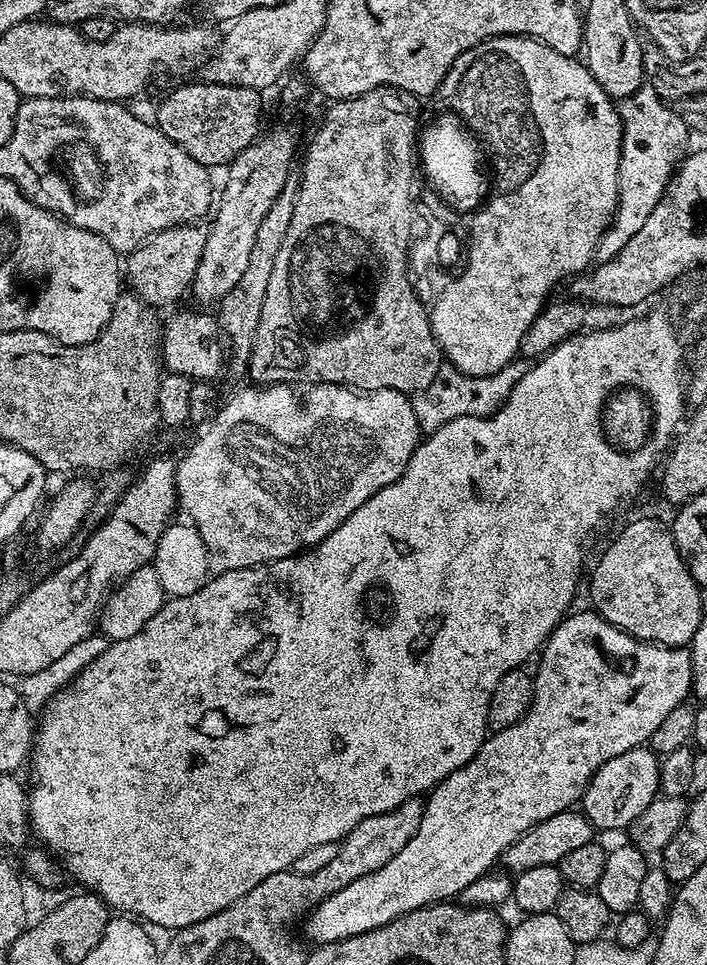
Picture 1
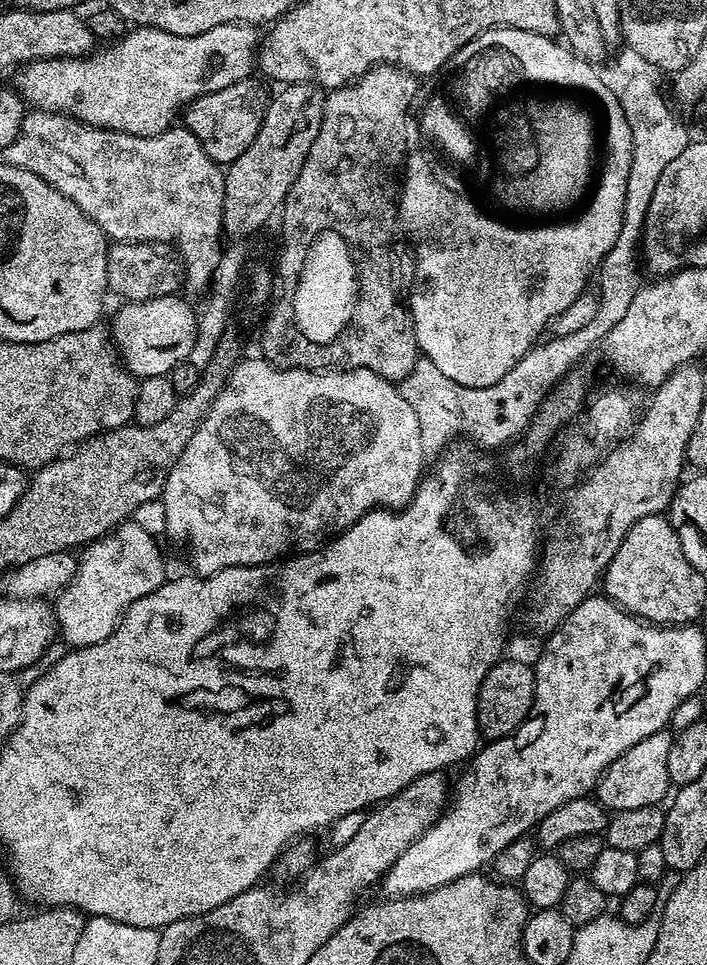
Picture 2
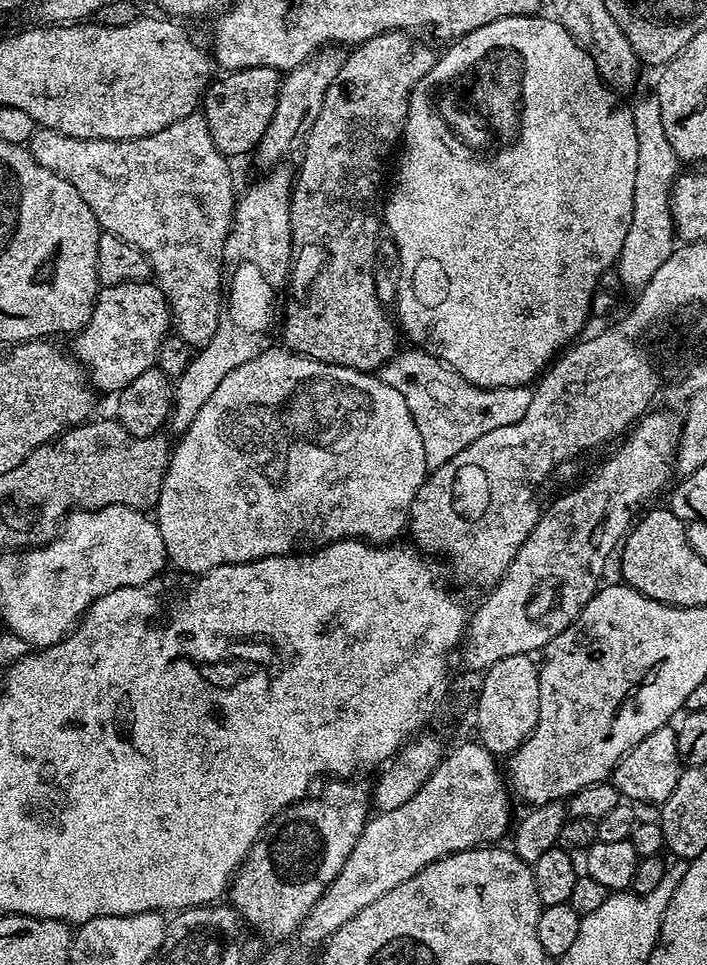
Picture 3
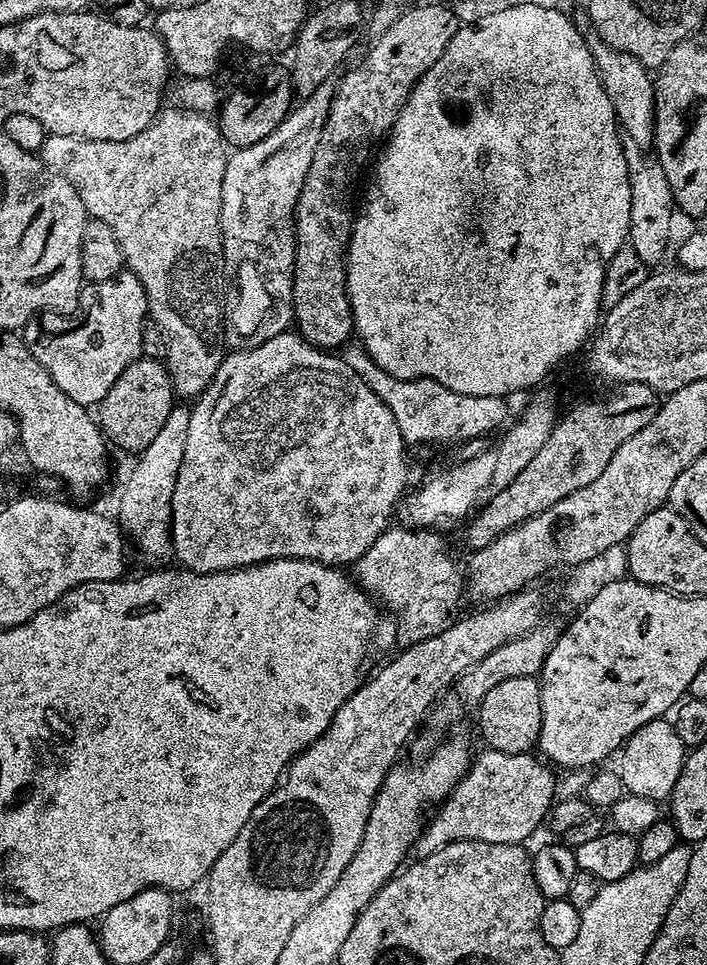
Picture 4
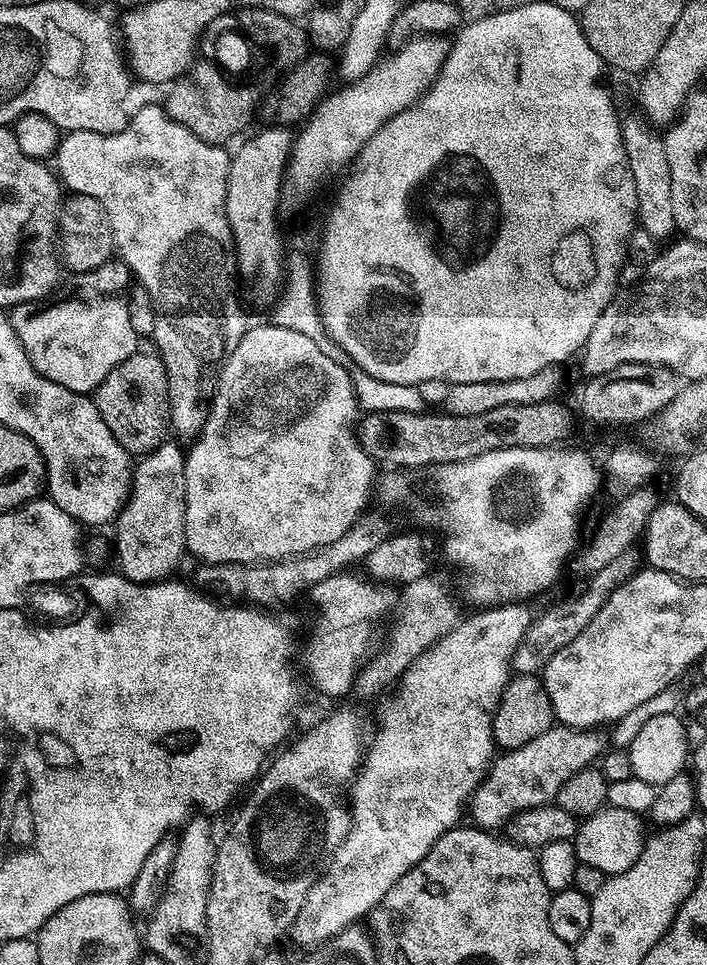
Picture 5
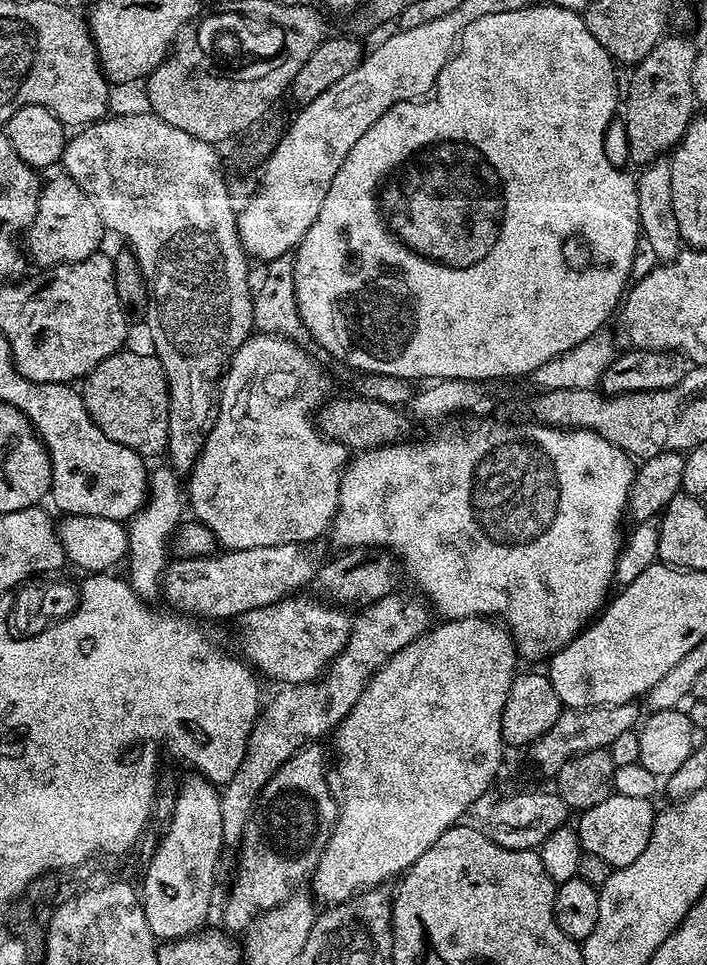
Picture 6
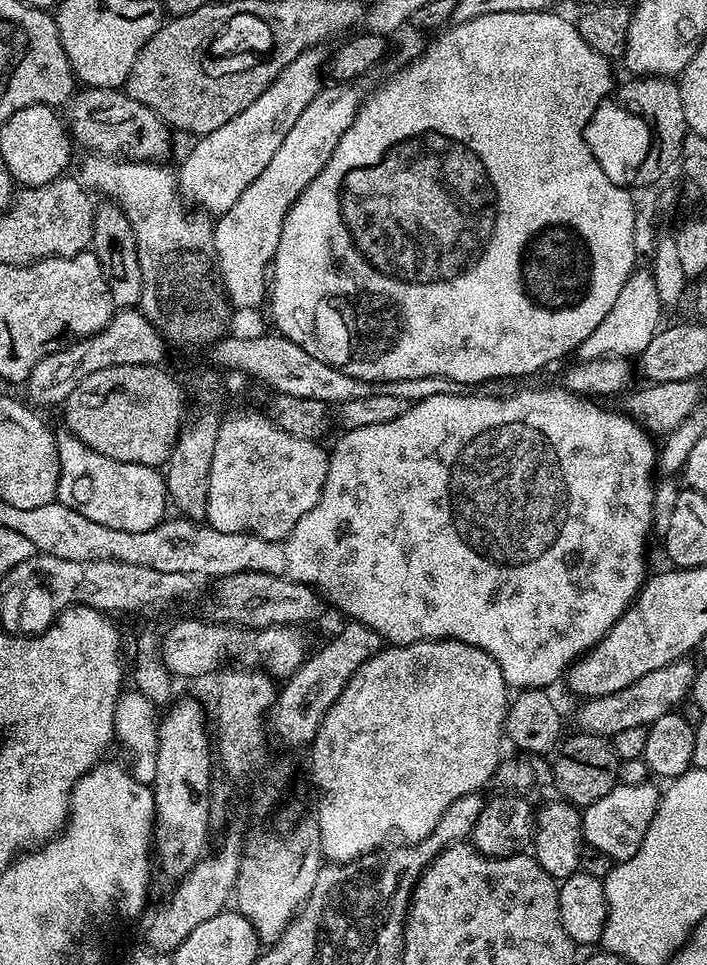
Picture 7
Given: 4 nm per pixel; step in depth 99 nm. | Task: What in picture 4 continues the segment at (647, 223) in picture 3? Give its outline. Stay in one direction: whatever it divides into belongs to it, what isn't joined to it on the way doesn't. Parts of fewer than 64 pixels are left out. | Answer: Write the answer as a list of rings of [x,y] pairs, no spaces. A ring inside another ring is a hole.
[[[655,155],[628,156],[628,177],[630,178],[630,222],[628,240],[630,246],[638,250],[642,262],[656,266],[668,248],[668,239],[672,236],[672,212],[674,201],[670,182]]]

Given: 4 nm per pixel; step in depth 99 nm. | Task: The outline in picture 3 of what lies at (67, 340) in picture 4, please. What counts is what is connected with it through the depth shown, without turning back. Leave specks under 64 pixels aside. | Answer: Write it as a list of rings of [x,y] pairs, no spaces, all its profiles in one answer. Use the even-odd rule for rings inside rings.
[[[139,280],[138,282],[122,282],[113,288],[101,287],[96,294],[96,305],[90,322],[74,336],[76,340],[74,355],[86,369],[91,387],[97,393],[123,392],[126,386],[130,386],[130,382],[134,382],[134,378],[138,378],[138,374],[142,374],[157,363],[159,344],[165,336],[169,335],[171,323],[172,314],[168,310],[168,303],[155,282]]]

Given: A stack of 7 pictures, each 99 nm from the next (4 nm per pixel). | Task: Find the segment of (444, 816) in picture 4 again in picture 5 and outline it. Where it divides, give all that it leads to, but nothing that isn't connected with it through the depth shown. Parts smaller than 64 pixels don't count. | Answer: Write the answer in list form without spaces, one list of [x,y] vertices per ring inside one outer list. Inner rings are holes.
[[[553,726],[546,730],[546,734],[538,734],[534,742],[526,742],[526,746],[509,748],[497,755],[489,763],[484,779],[472,793],[471,823],[485,830],[496,830],[499,824],[507,825],[522,812],[551,805],[558,790],[566,786],[567,780],[574,778],[578,770],[593,767],[604,755],[606,740],[600,734],[596,730]]]

